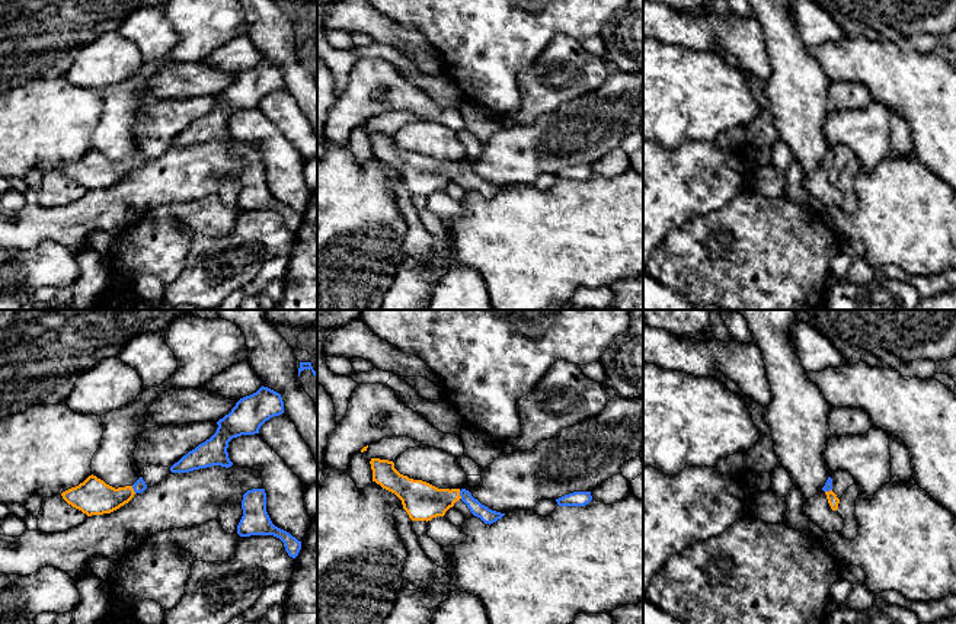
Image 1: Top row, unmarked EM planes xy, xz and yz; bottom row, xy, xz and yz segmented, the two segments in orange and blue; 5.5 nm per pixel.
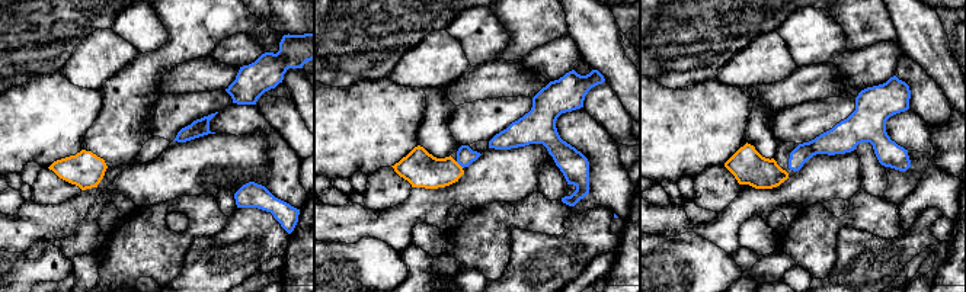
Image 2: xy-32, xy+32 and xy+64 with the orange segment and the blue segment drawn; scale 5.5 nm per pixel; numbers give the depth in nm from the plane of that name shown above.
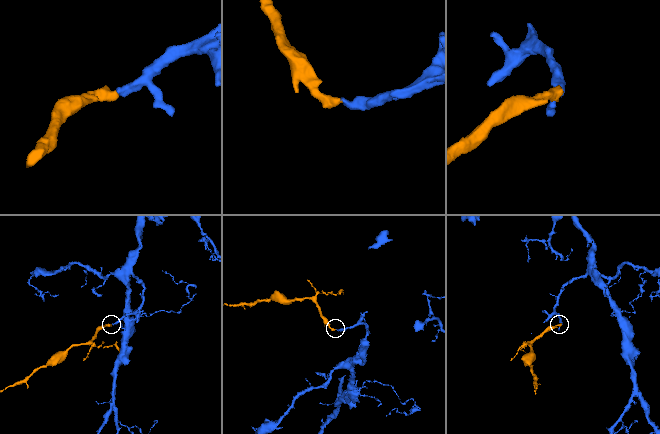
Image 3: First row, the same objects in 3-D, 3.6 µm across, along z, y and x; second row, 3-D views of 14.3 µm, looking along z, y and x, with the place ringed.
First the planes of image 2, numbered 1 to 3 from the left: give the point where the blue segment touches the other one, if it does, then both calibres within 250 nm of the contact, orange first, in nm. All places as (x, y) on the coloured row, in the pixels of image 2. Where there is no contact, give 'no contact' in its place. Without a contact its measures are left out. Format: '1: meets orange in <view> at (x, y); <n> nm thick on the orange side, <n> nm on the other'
1: no contact
2: meets orange in xy+32 at (458, 164); 200 nm thick on the orange side, 100 nm on the other
3: no contact

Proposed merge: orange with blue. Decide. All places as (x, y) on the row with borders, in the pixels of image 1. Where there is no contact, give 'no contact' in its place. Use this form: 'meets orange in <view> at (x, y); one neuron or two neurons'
meets orange in xz at (459, 495); one neuron

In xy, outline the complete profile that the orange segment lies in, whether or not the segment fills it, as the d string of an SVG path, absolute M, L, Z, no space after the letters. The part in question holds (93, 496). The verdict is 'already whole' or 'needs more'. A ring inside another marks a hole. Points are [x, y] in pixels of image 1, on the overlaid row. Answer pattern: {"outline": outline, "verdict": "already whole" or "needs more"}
{"outline": "M89 476L83 483L61 493L63 499L87 516L111 513L128 503L135 493L147 489L140 477L132 486L112 487L96 476Z", "verdict": "needs more"}

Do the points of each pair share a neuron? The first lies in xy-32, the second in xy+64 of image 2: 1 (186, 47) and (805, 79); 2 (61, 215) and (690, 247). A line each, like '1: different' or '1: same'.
1: different
2: different

